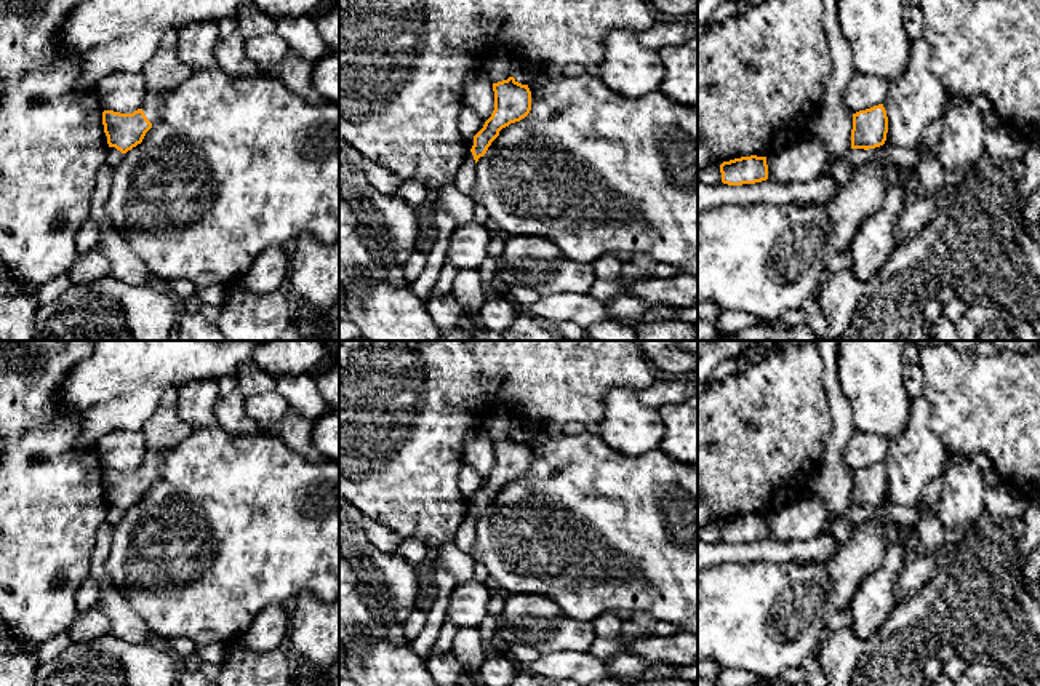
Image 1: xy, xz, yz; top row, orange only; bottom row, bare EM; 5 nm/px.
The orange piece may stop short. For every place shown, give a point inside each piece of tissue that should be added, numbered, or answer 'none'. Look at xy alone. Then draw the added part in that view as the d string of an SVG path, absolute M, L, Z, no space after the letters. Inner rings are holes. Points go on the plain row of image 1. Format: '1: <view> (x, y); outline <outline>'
1: xy (164, 430); outline M174 389L166 392L141 432L146 437L146 456L141 467L147 478L154 481L166 454L192 433L192 429L176 413Z

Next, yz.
none

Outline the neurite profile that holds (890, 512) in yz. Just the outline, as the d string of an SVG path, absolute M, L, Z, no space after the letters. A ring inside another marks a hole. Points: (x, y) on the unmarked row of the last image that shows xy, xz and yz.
M883 502L867 509L851 507L846 513L846 518L854 524L890 521L902 526L915 526L920 520L920 512L915 507Z

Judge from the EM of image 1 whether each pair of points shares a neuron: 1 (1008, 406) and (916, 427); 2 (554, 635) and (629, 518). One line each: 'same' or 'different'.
1: different
2: different

